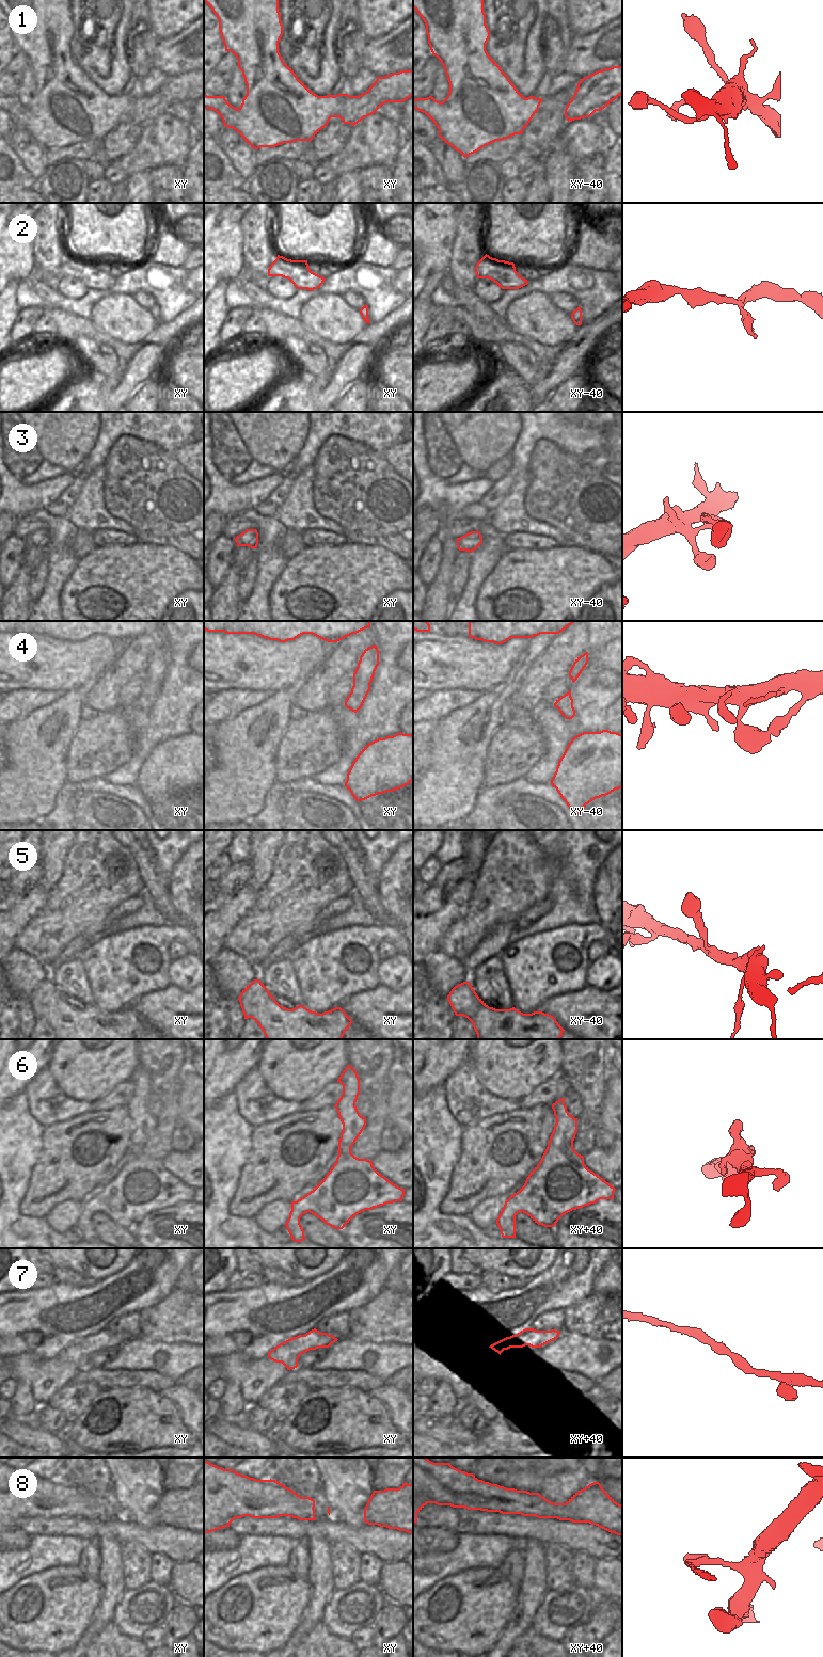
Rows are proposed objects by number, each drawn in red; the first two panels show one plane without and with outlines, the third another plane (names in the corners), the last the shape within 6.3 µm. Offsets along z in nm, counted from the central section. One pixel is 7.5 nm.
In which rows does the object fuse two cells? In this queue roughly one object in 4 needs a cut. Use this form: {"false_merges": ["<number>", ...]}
{"false_merges": ["1", "8"]}

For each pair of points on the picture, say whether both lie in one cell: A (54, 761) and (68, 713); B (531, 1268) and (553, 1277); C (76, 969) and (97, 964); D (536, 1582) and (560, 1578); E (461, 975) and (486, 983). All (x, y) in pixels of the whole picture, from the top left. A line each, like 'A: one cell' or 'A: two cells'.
A: one cell
B: two cells
C: two cells
D: two cells
E: two cells

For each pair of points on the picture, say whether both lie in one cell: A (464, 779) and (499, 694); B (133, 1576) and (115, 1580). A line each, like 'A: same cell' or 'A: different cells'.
A: same cell
B: different cells

